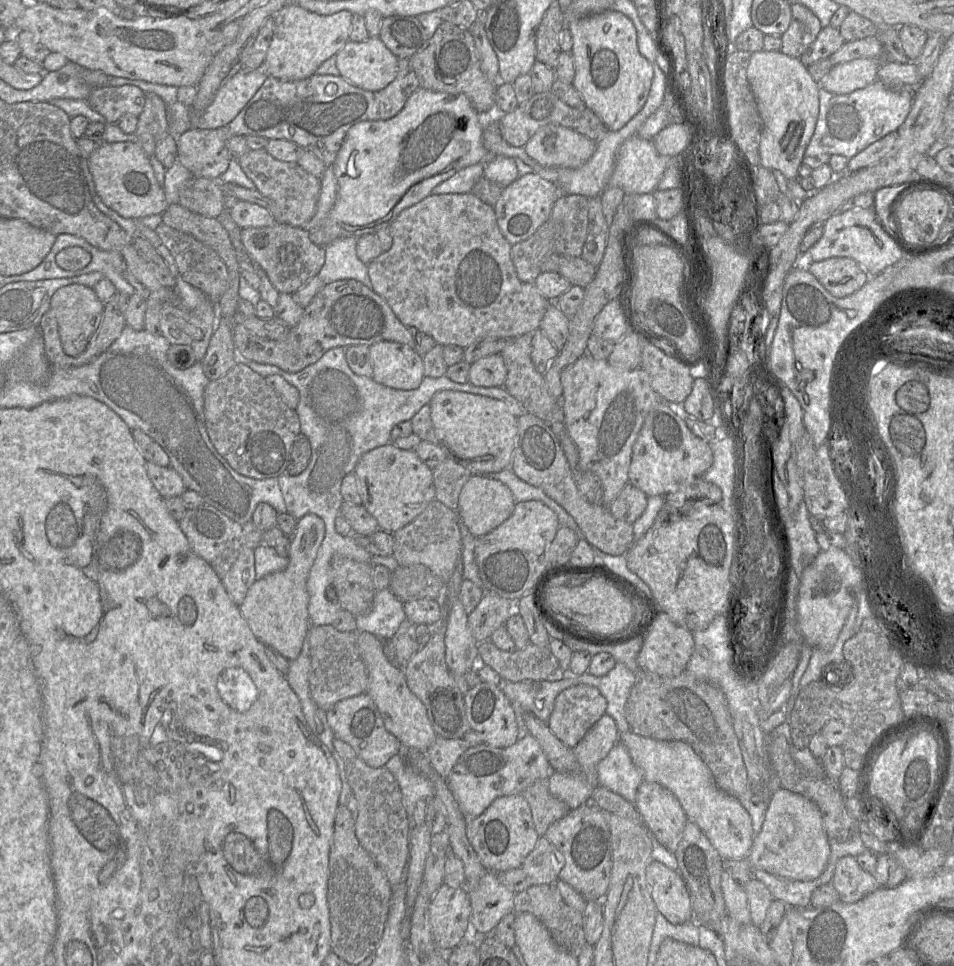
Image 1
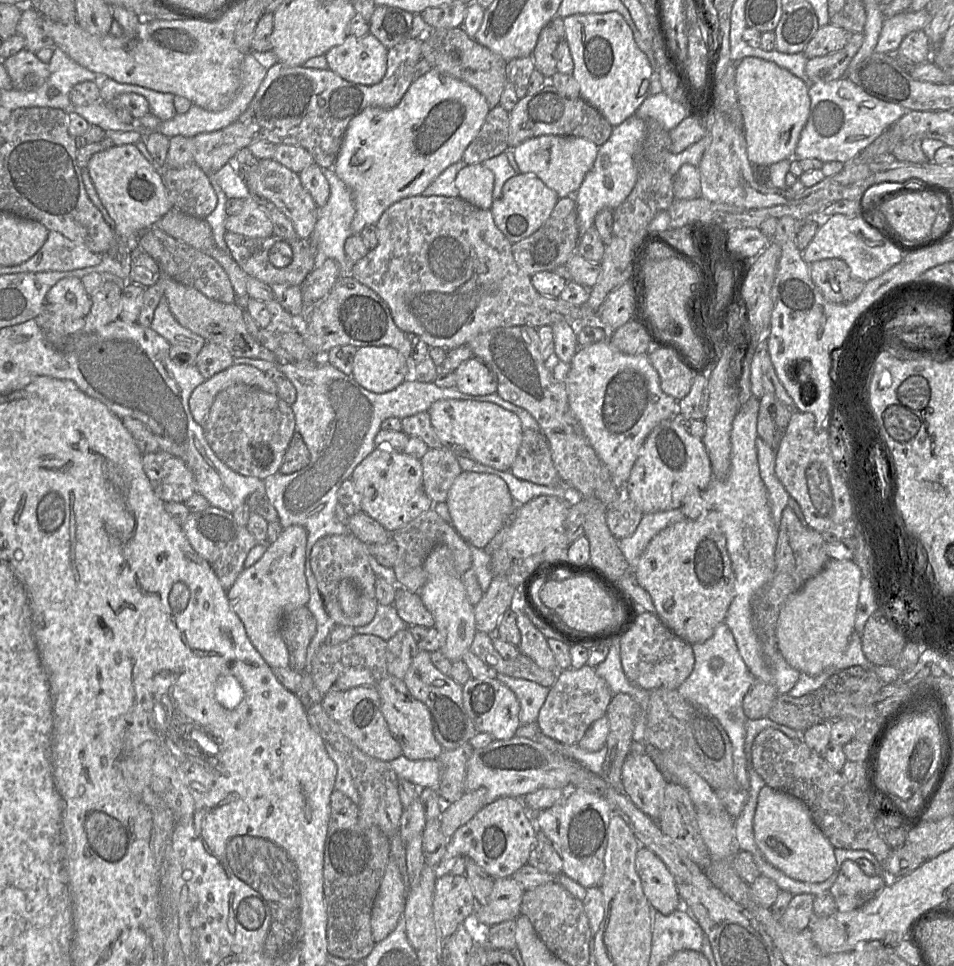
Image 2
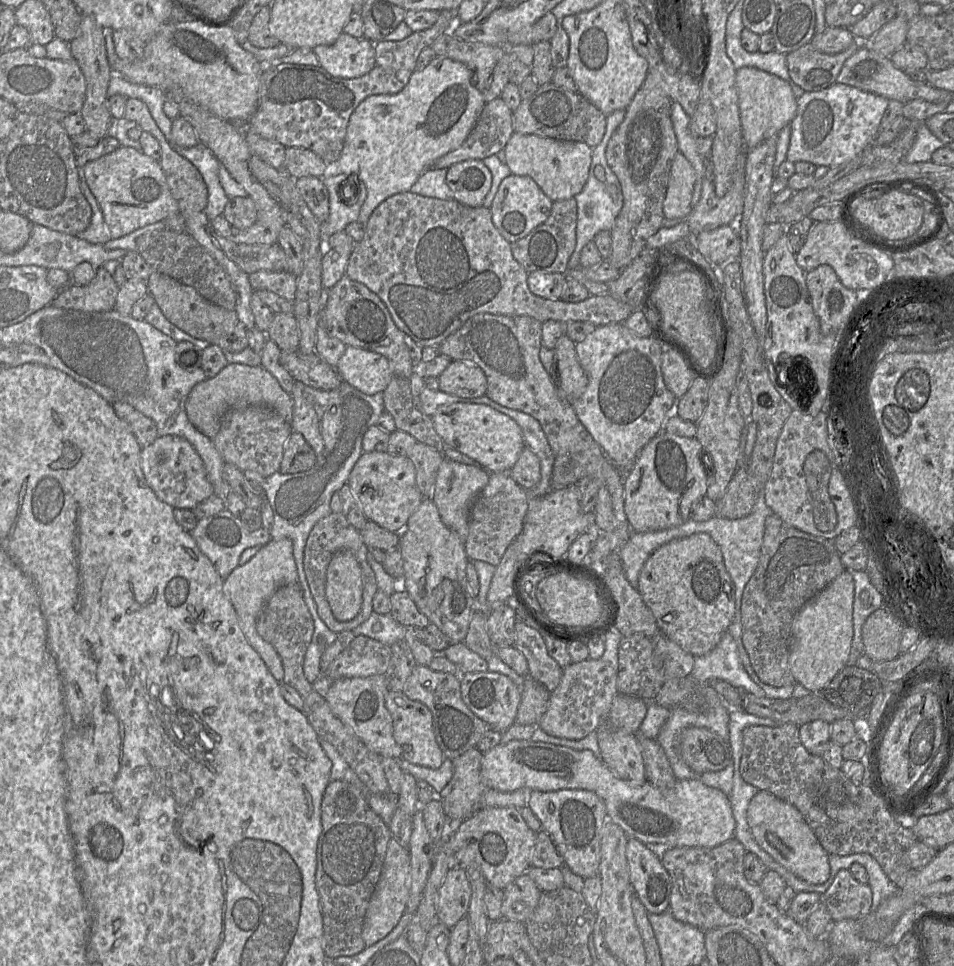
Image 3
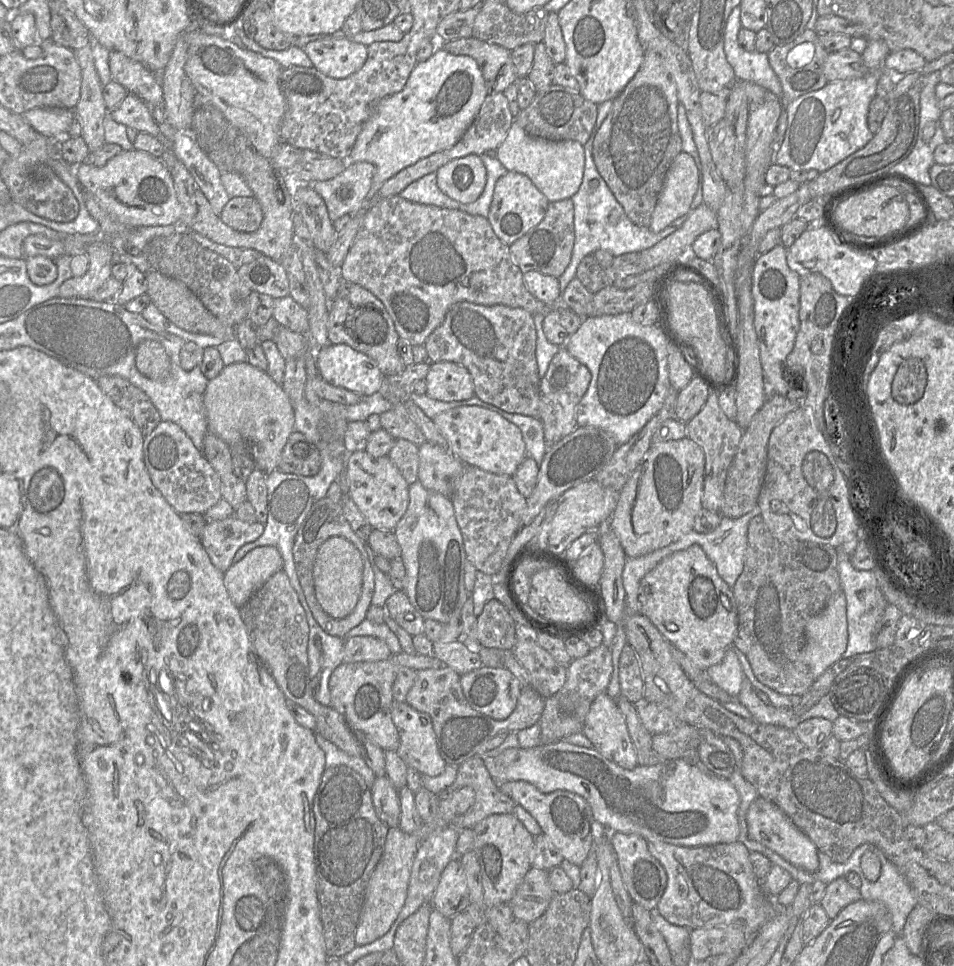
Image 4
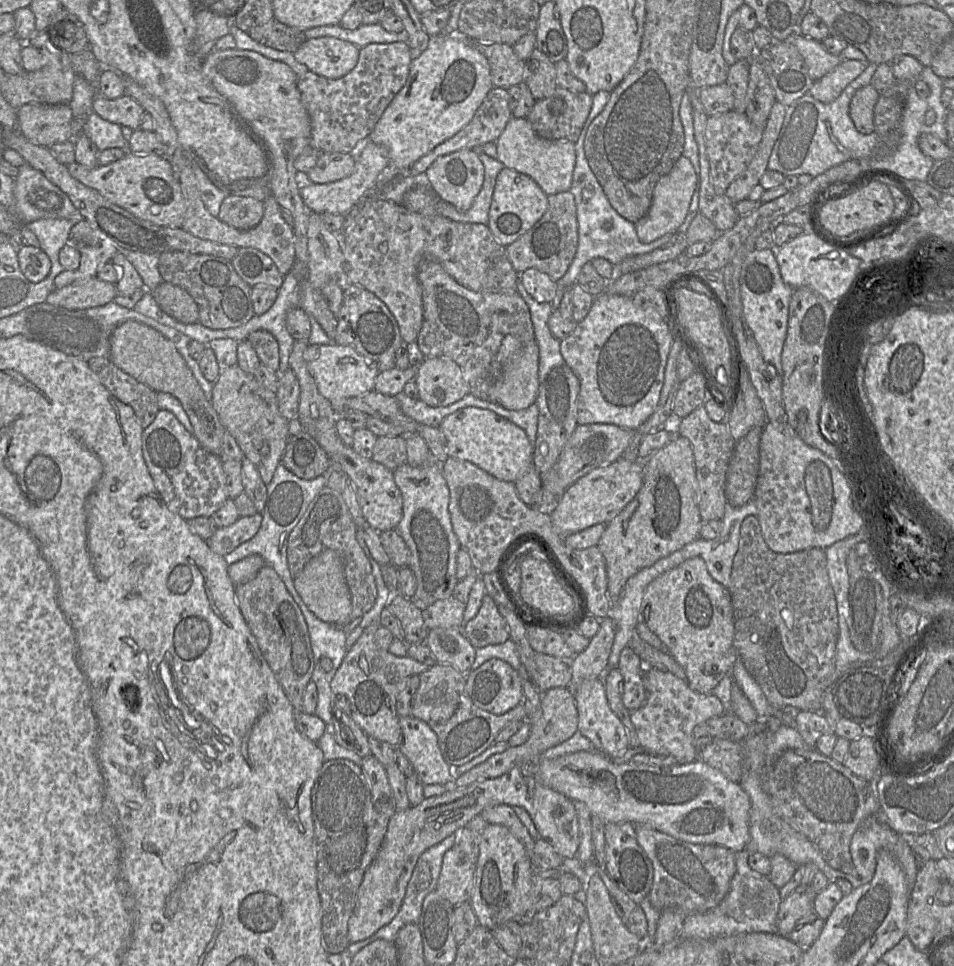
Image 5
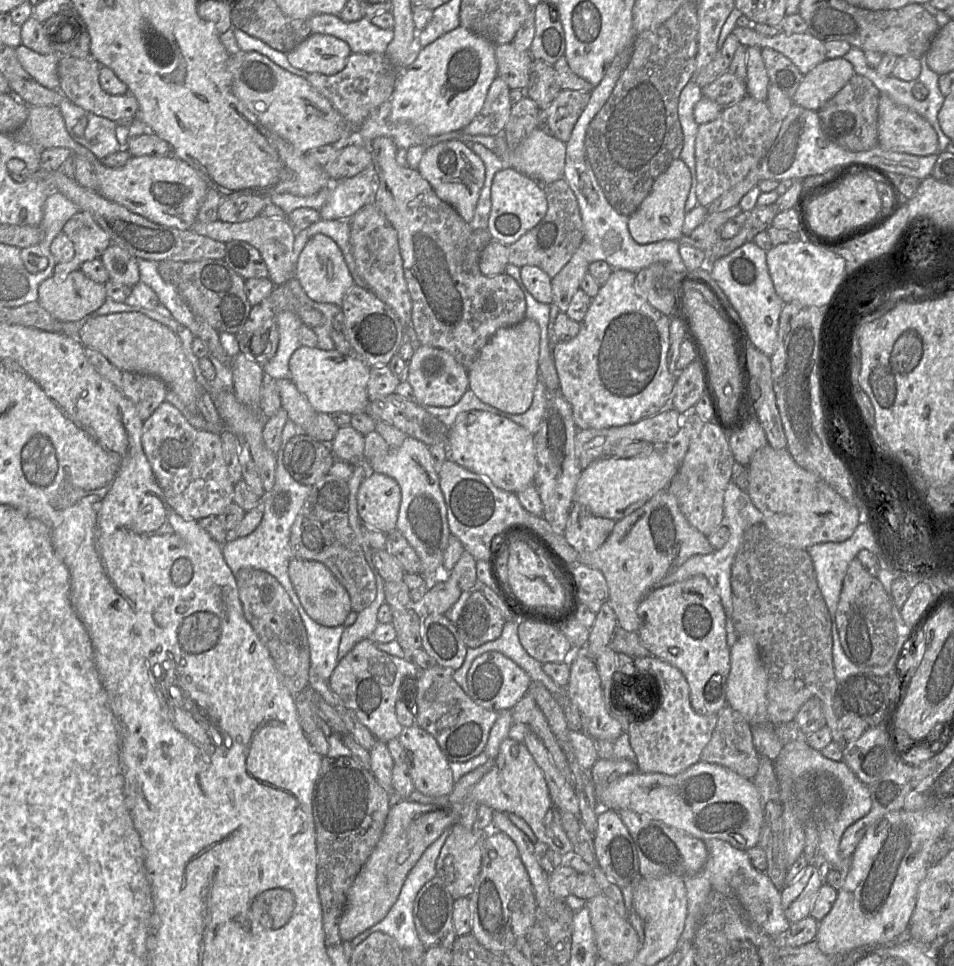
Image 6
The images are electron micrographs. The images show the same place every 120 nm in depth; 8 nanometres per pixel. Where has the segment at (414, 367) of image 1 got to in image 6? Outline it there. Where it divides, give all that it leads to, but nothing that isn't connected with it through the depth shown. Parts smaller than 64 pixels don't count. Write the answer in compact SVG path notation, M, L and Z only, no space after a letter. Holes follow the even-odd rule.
M301 346L289 360L289 379L303 394L317 413L367 412L369 399L367 385L370 367L355 355L344 355L338 350L321 350Z

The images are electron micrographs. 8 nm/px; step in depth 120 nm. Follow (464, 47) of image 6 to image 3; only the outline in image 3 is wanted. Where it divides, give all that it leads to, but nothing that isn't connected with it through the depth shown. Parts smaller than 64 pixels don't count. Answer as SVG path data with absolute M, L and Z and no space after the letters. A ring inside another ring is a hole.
M435 56L423 70L415 70L412 73L407 85L400 92L396 94L368 96L356 107L350 116L344 146L337 164L334 167L334 171L354 177L356 180L362 182L366 187L367 196L360 209L360 214L357 220L358 222L365 225L375 208L388 197L398 193L410 192L411 187L418 180L420 175L427 169L432 168L435 160L453 150L456 150L463 144L486 104L482 93L471 83L471 76L471 71L463 63L449 58Z

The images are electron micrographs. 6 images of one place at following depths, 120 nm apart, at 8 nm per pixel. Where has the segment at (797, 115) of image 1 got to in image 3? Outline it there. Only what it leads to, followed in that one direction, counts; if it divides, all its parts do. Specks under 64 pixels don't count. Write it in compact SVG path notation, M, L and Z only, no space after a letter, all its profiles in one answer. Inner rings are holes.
M743 67L736 70L736 88L746 149L752 149L764 140L777 136L797 113L797 98L791 85L778 76L754 67Z

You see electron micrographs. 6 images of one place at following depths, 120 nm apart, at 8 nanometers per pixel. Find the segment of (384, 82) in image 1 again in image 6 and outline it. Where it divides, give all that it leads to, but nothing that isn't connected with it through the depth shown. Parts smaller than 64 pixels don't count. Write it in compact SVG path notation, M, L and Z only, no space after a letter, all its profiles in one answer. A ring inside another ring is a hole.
M311 33L287 53L289 63L307 73L333 75L344 69L351 49L347 42L328 34Z

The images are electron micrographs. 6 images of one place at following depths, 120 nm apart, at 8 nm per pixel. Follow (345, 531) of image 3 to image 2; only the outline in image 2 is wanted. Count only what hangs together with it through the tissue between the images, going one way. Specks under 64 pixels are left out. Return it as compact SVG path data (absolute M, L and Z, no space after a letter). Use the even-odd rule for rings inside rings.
M348 532L340 535L328 535L318 539L313 545L309 555L310 567L317 582L317 588L322 596L324 608L336 625L346 625L353 628L365 626L373 619L377 599L375 595L376 575L368 561L365 544L356 536ZM352 579L358 589L359 607L354 616L346 616L338 601L338 586L341 580Z

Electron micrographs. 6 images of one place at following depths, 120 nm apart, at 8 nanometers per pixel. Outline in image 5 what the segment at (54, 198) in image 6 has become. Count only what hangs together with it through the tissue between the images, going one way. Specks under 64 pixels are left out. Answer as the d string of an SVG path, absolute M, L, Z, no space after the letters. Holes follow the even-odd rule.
M45 218L35 220L25 226L36 235L40 242L40 248L48 255L51 260L52 266L50 271L52 271L51 276L54 276L52 283L54 283L56 276L64 270L59 261L59 252L69 242L69 233L74 224L76 223L72 223L68 219Z

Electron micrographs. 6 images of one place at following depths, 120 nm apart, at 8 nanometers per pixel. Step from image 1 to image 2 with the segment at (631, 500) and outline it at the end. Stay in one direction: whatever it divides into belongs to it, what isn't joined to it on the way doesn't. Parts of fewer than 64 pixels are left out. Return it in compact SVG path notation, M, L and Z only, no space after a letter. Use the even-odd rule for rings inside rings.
M623 488L620 496L607 506L607 526L617 540L622 540L632 535L642 517L643 513L623 493Z

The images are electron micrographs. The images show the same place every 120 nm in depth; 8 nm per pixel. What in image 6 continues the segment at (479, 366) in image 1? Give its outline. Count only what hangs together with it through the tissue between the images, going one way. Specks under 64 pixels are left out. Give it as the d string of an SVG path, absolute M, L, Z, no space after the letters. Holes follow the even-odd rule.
M420 345L407 365L406 381L411 385L415 402L421 406L451 407L469 388L467 370L447 351Z

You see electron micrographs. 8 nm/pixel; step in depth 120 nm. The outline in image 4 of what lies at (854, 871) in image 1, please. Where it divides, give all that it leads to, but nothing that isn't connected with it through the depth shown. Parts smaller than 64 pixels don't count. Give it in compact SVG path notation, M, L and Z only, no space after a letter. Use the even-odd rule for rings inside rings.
M839 877L826 886L819 904L832 920L843 908L860 899L860 890L851 886L845 877Z

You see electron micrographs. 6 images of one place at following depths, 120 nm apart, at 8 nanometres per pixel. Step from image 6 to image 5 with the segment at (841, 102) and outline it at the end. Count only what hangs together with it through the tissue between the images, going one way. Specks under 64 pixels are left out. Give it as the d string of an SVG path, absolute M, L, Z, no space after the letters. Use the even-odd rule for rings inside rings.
M870 84L858 89L851 99L849 115L862 134L874 131L874 107L878 99L879 92Z

